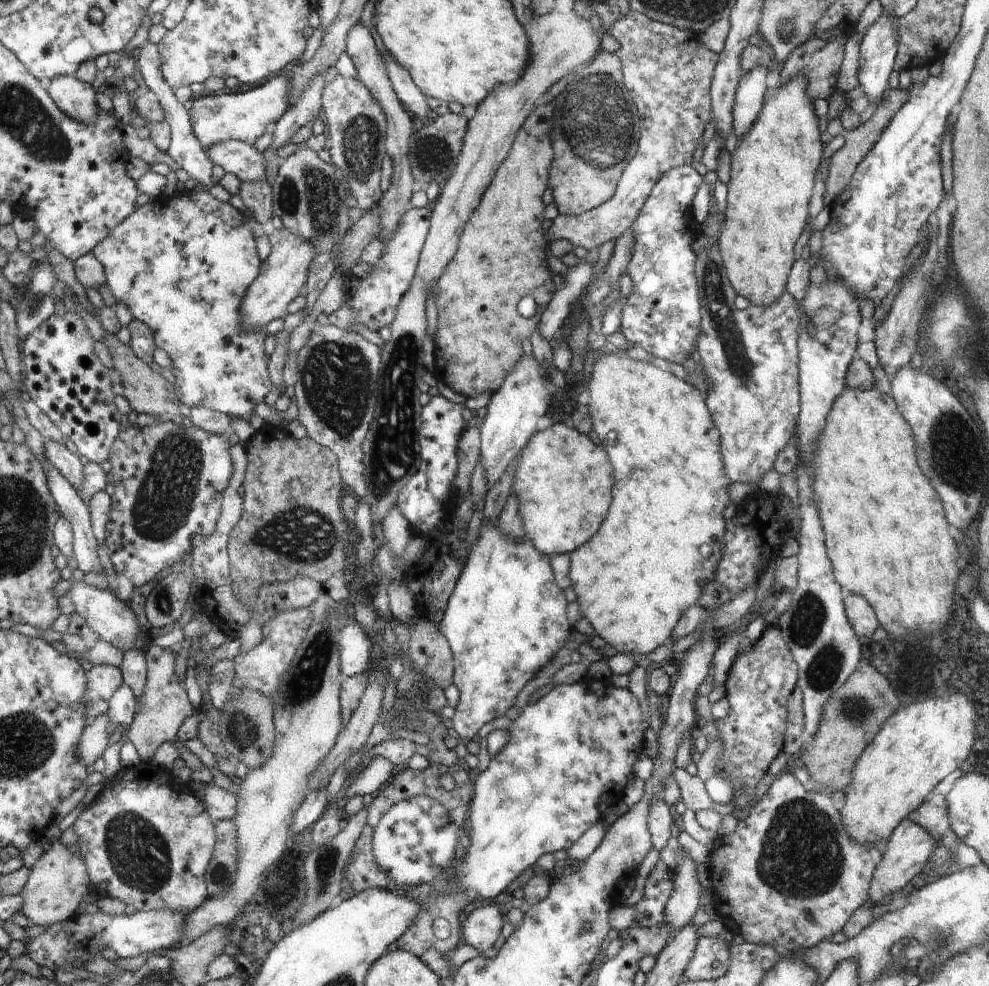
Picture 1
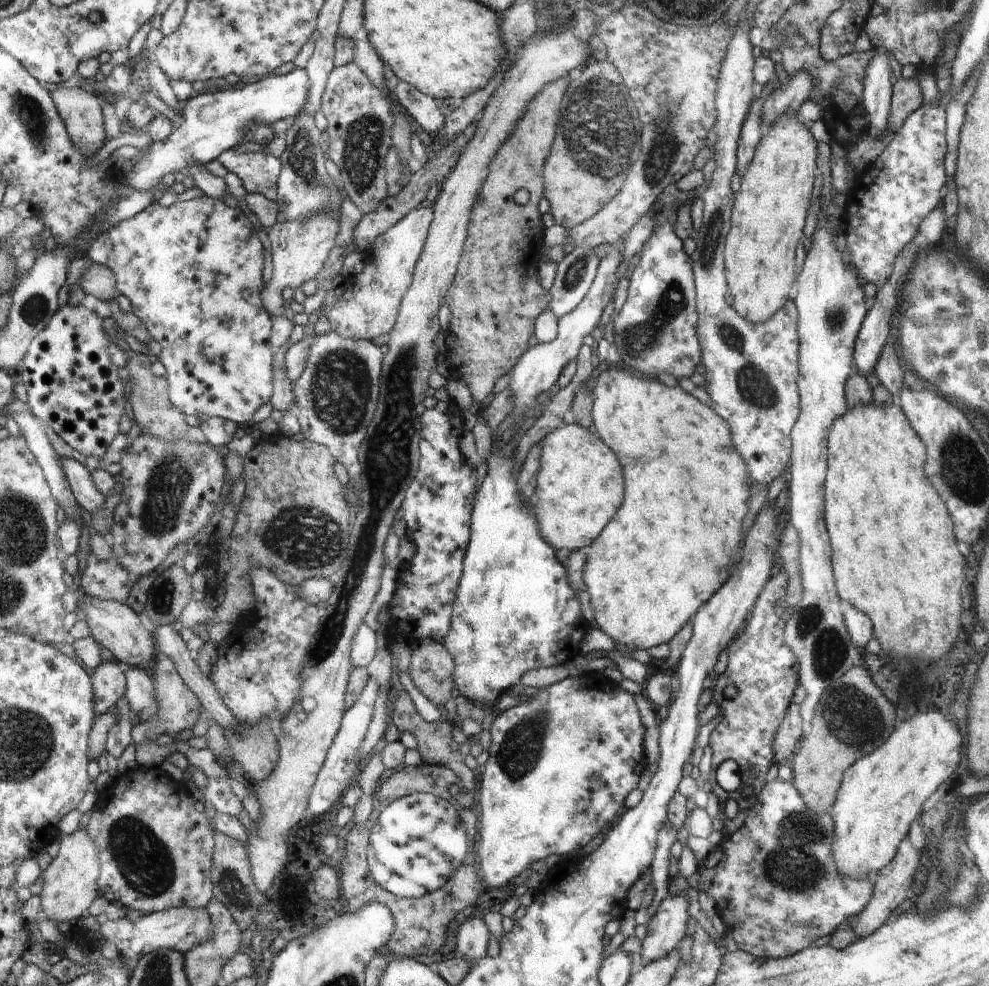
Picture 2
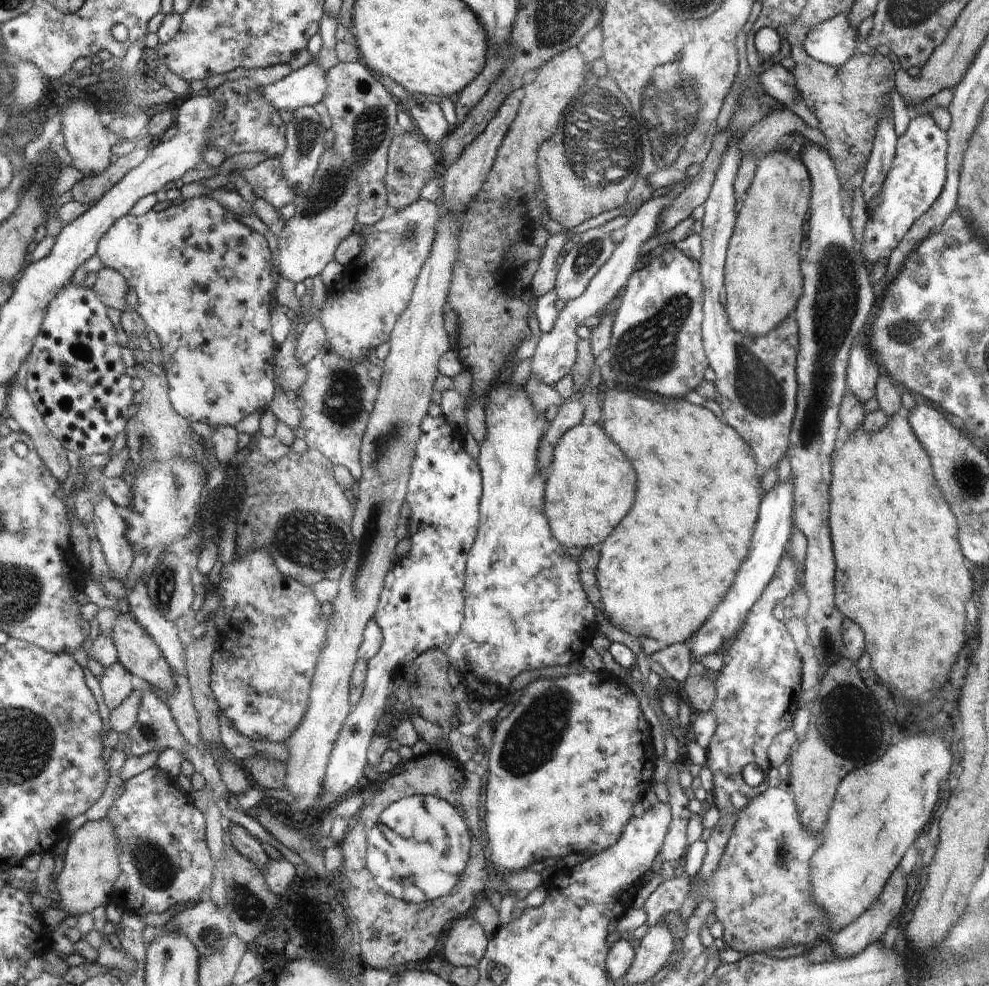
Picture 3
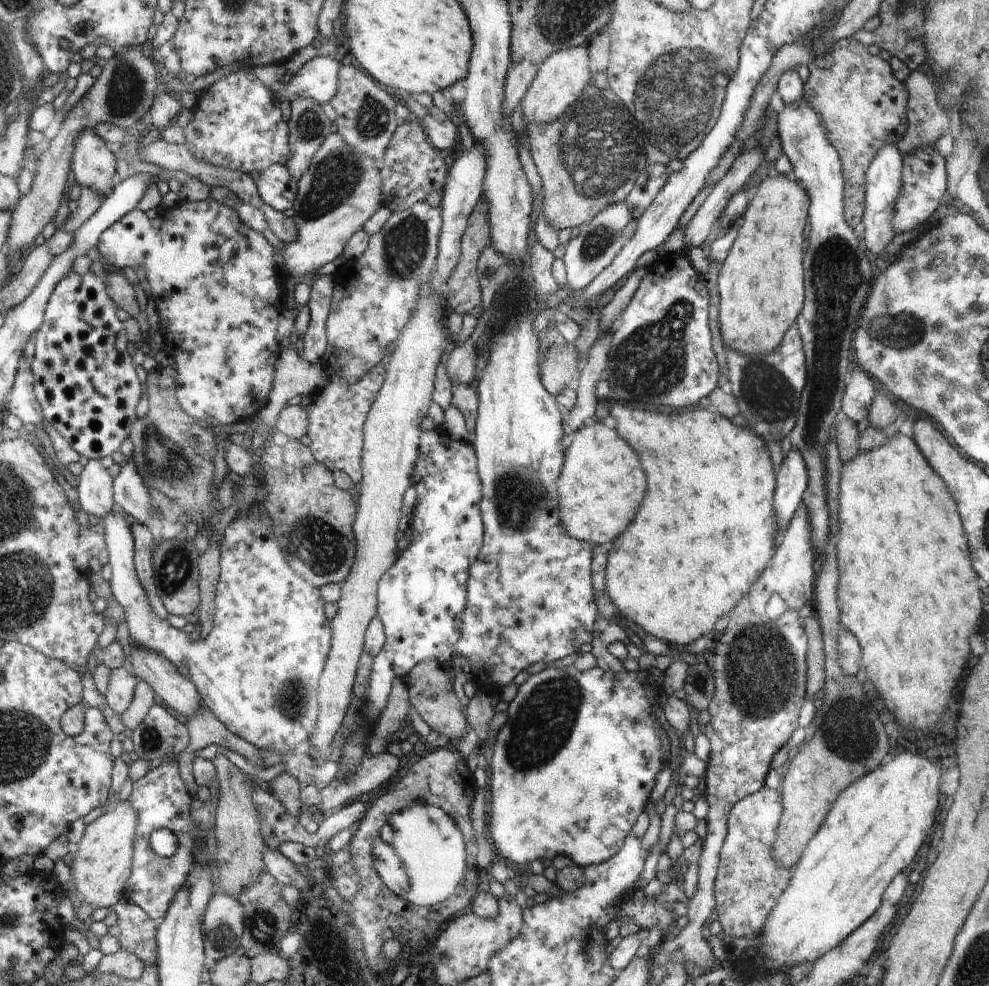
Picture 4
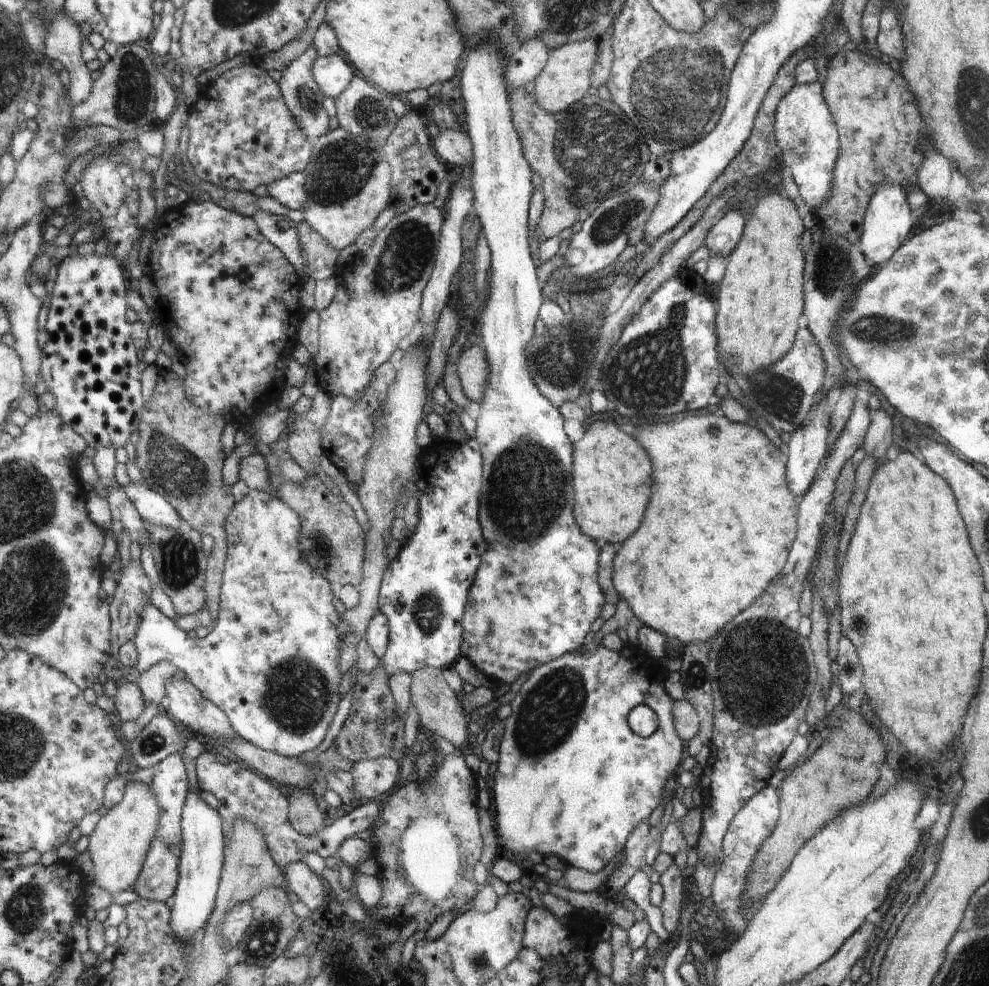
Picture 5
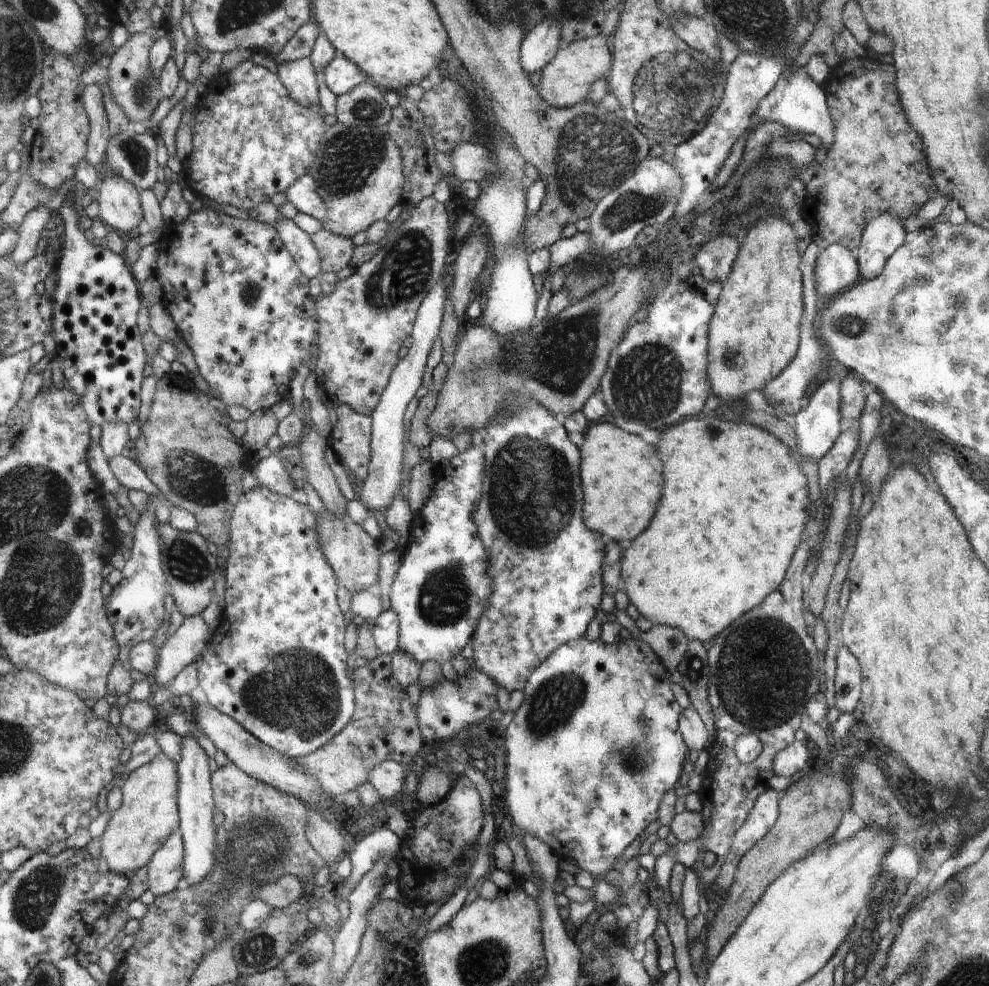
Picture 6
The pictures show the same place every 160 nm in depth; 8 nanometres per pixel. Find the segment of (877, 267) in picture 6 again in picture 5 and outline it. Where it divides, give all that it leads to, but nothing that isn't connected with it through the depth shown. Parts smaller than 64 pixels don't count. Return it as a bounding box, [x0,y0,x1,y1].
[860,184,915,266]

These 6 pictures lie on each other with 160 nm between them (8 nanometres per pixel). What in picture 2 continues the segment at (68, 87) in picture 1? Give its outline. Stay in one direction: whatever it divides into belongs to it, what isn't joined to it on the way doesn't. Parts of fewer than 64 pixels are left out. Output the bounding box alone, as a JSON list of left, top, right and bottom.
[52,86,106,157]

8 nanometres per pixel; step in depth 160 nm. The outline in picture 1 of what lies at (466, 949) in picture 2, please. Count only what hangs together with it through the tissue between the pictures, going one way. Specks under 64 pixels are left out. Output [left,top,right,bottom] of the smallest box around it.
[462,905,505,954]

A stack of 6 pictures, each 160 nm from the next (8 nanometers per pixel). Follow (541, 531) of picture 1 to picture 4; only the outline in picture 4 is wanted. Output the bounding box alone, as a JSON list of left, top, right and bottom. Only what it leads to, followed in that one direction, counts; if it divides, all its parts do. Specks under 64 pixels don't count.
[558,422,646,545]

